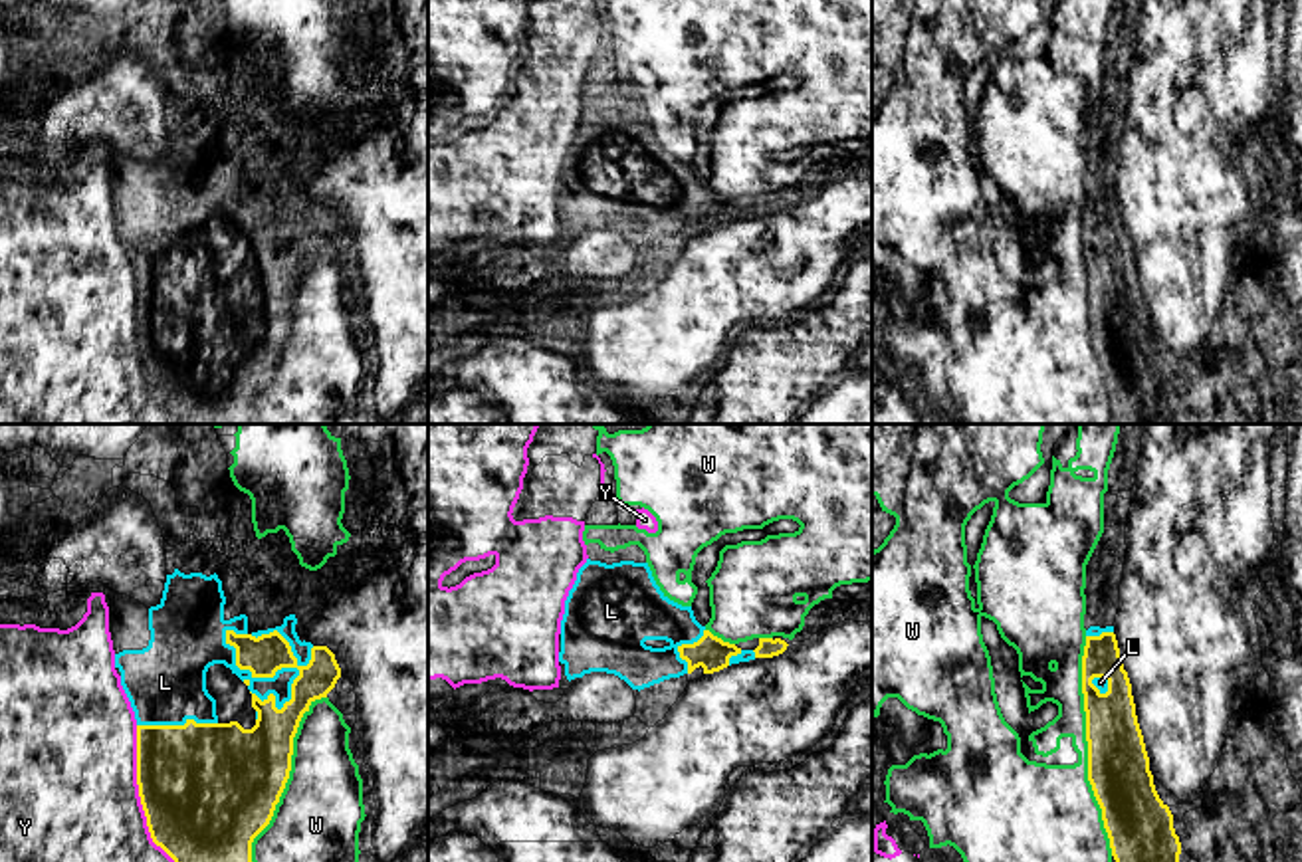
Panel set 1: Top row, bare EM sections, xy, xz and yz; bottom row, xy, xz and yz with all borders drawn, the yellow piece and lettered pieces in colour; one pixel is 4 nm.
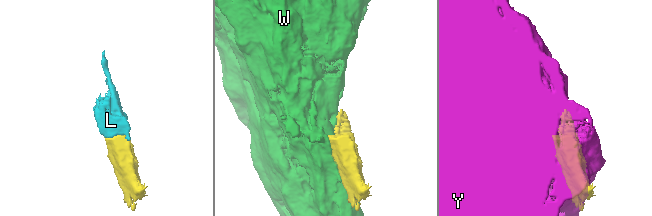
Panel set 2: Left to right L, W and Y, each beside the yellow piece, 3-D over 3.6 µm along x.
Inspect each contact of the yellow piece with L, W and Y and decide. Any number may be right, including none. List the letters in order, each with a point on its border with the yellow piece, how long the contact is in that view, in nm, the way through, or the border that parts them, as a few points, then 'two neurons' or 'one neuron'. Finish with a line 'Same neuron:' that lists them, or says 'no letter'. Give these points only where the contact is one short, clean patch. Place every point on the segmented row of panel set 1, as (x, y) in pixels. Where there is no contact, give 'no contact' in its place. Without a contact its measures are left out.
L: contact xy (270, 676); length 400 nm; one neuron
W: contact yz (1088, 746); length 900 nm; two neurons
Y: contact xy (139, 795); length 600 nm; two neurons
Same neuron: L

